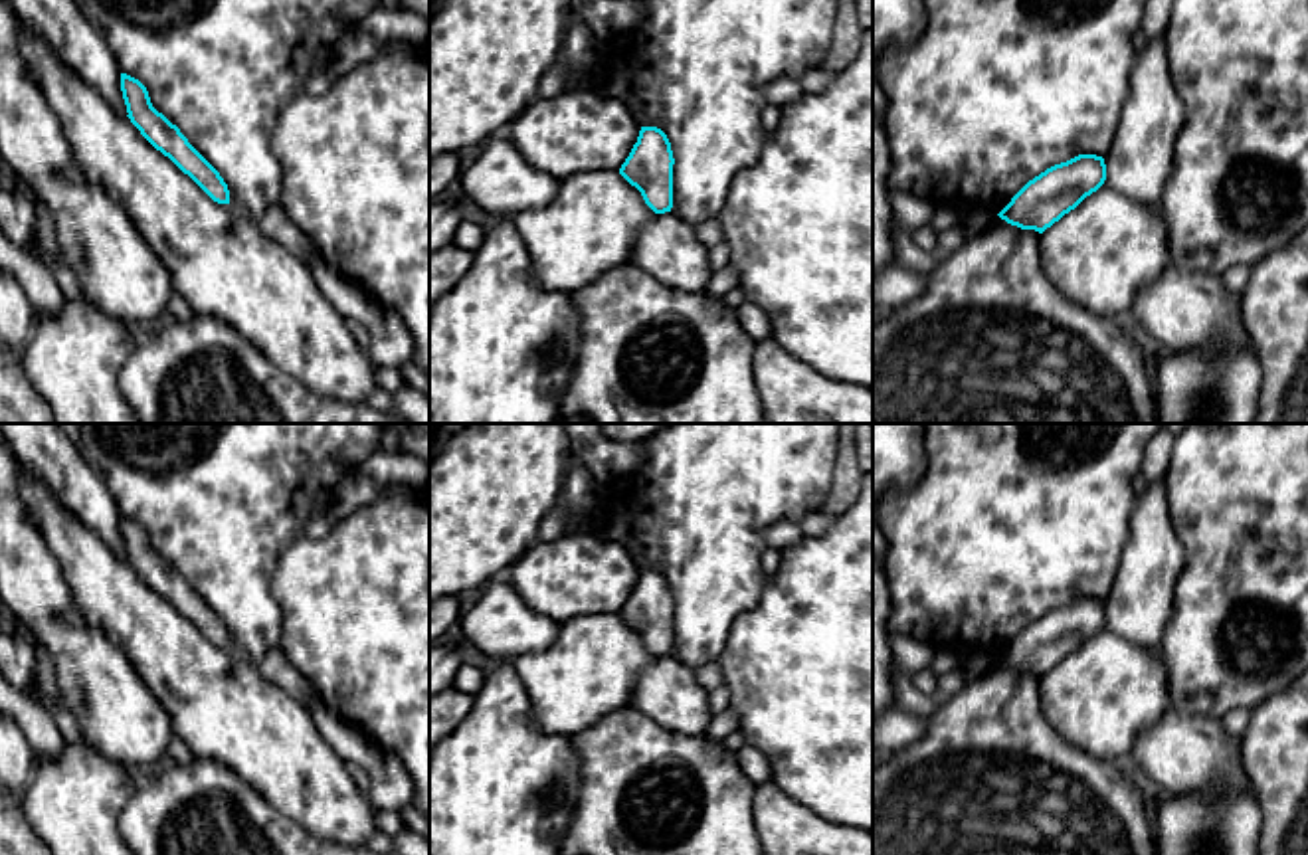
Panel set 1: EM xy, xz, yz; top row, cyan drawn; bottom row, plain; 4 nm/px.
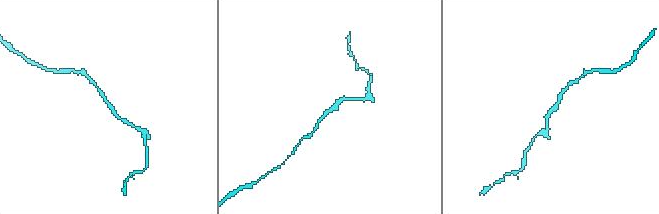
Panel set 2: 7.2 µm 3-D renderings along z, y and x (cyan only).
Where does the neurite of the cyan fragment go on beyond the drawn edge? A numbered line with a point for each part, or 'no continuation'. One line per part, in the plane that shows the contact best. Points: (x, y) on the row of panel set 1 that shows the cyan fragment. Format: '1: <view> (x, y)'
no continuation

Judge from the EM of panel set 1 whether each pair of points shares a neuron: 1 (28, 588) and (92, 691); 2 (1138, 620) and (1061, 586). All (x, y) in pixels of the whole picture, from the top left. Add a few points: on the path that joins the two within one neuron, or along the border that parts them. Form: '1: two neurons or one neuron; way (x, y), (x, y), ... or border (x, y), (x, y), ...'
1: one neuron; way (48, 614), (88, 665)
2: two neurons; border (1121, 555), (1117, 576), (1105, 602)

